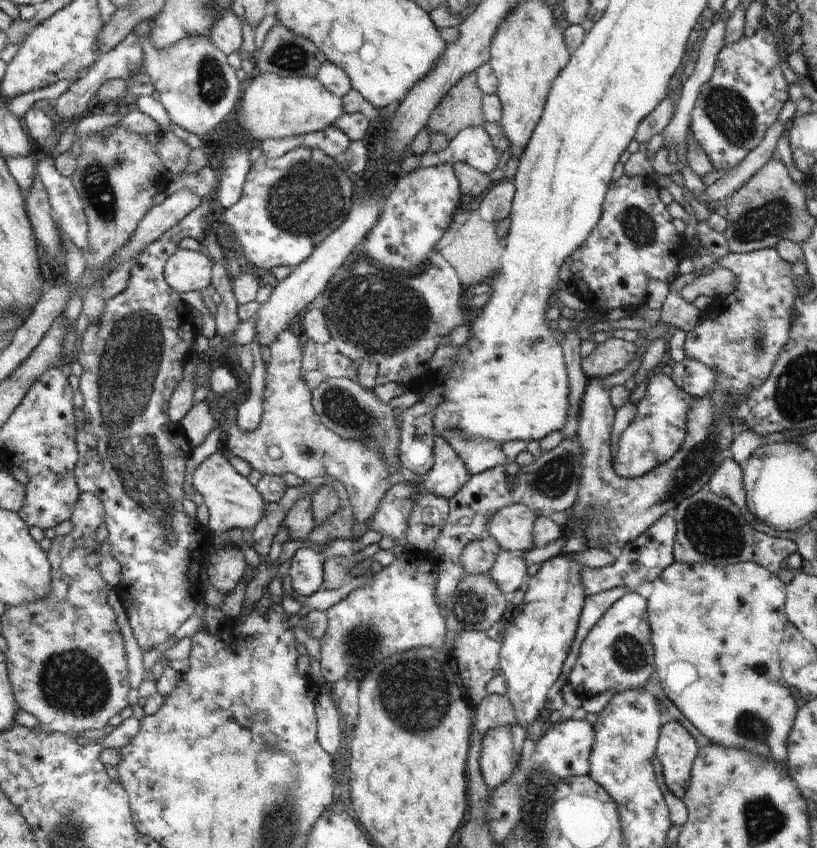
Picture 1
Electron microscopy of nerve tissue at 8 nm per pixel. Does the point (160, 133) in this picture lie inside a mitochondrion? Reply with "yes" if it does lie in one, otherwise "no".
no

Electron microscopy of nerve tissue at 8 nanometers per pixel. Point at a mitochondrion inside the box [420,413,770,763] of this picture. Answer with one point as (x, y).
(712, 530)

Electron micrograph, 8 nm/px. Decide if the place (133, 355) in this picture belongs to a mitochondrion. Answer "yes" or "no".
yes

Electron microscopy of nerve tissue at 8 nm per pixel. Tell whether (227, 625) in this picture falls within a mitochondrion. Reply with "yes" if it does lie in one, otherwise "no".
no

